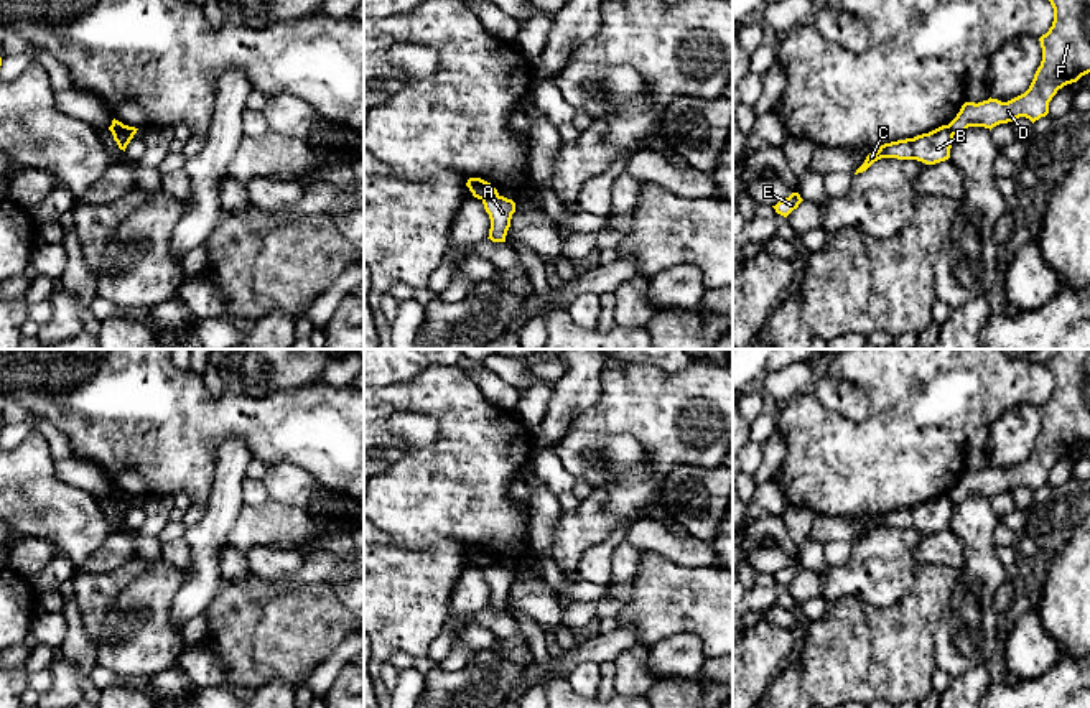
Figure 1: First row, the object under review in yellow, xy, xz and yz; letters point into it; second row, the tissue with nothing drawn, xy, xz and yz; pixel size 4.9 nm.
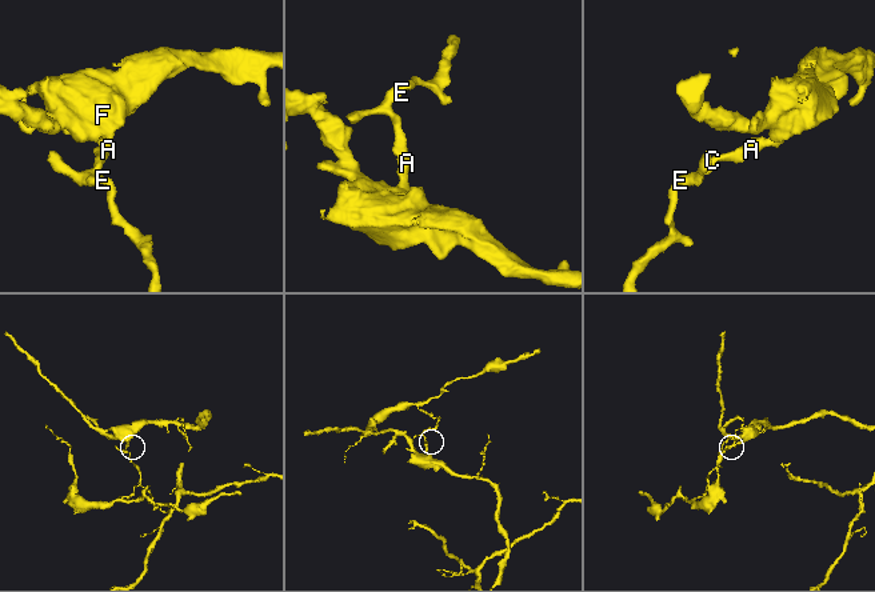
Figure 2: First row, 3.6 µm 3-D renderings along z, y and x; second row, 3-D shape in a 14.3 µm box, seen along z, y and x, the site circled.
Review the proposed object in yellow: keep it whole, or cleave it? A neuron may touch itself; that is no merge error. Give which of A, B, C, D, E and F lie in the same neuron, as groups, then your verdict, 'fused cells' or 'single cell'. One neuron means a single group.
A D F / B C E; fused cells

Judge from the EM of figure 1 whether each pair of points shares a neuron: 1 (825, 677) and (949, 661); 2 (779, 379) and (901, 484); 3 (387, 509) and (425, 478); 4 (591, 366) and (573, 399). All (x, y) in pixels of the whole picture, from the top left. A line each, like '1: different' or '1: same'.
1: different
2: different
3: same
4: same

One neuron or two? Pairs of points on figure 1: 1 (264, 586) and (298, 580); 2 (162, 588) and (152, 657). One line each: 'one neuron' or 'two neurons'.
1: one neuron
2: one neuron

